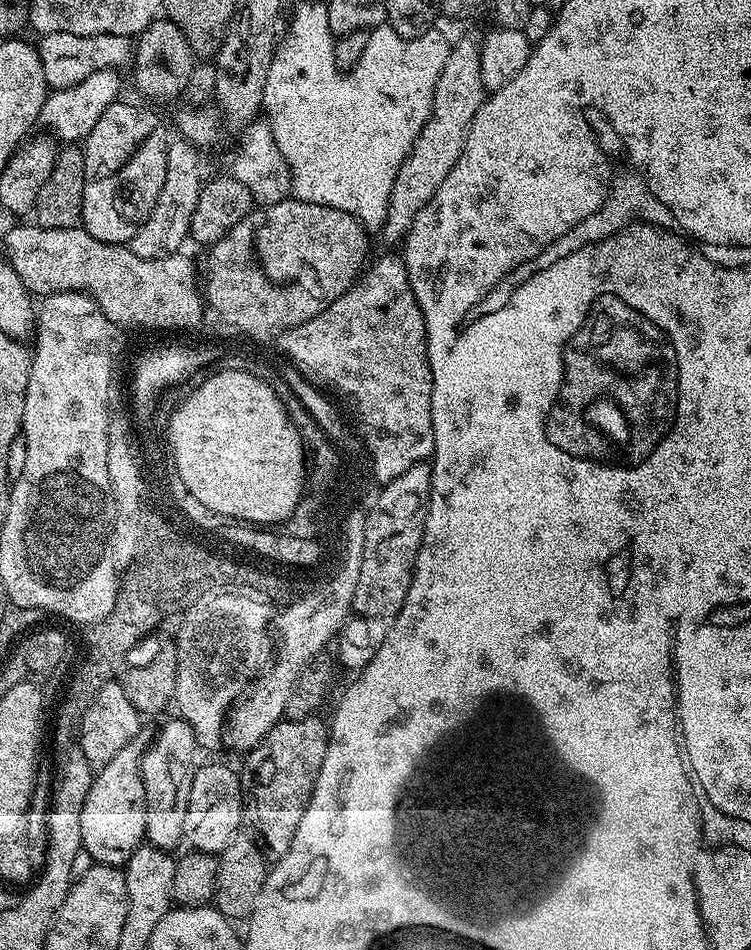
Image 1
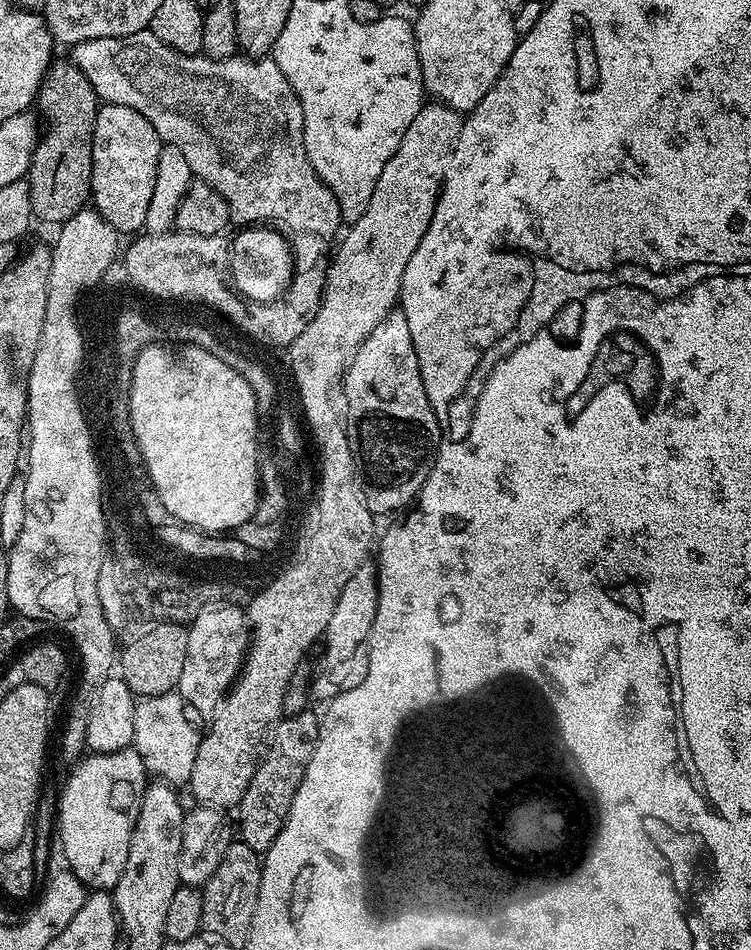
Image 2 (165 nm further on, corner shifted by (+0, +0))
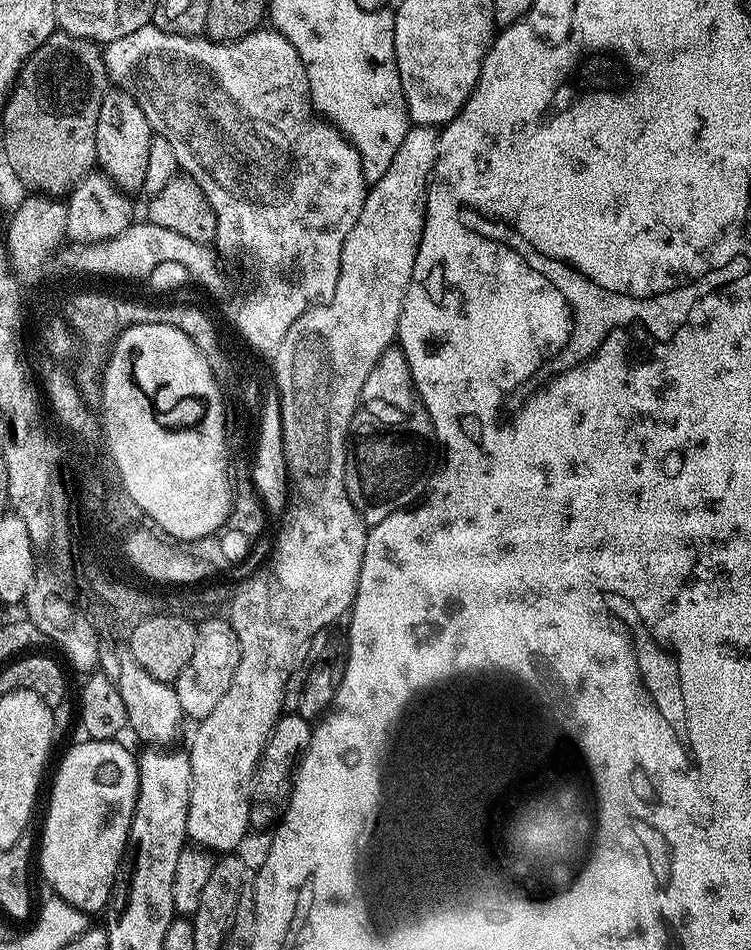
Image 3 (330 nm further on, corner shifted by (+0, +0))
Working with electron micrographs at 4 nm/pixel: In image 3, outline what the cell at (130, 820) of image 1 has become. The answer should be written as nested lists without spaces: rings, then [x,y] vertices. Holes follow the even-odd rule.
[[[81,739],[81,744],[76,744],[60,760],[60,769],[56,772],[56,777],[52,780],[52,797],[48,800],[48,817],[44,820],[44,837],[38,840],[38,868],[44,875],[46,883],[52,887],[51,891],[60,899],[65,900],[70,906],[89,914],[95,912],[103,913],[108,907],[108,900],[112,897],[112,888],[116,885],[116,875],[120,869],[120,861],[124,858],[124,848],[128,845],[128,835],[130,834],[130,822],[134,814],[136,805],[136,795],[138,794],[138,760],[126,745],[120,744],[119,739],[114,740],[89,740]]]

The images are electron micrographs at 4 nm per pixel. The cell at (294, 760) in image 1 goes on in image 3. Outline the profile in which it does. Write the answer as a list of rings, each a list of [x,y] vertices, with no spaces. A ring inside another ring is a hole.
[[[284,714],[277,720],[270,738],[260,755],[256,773],[252,779],[249,825],[253,829],[268,828],[279,821],[292,796],[292,781],[300,758],[310,746],[313,725],[297,714]]]

